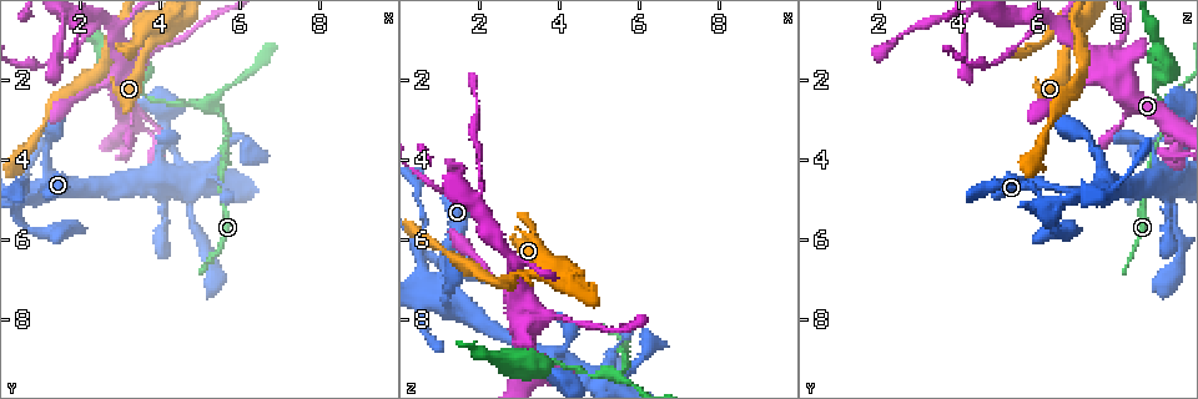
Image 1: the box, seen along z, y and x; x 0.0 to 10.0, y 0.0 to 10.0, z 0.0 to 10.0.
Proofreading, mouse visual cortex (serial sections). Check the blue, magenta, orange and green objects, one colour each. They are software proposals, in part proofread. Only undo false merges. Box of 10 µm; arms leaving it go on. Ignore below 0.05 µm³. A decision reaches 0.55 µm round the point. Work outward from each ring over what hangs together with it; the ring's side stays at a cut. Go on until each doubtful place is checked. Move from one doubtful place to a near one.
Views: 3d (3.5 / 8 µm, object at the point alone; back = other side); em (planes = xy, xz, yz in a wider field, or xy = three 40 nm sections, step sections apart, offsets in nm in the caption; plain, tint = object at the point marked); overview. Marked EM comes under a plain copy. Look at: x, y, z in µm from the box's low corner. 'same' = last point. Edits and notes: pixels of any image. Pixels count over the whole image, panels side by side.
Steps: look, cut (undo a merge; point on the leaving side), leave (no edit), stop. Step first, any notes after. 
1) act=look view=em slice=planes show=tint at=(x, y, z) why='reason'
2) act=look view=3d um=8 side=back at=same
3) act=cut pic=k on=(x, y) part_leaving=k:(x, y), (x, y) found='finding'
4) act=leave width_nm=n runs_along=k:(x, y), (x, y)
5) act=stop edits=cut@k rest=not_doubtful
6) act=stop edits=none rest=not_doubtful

act=look view=3d um=3.5 at=(2.10, 1.05, 5.65) why='calibre changes'

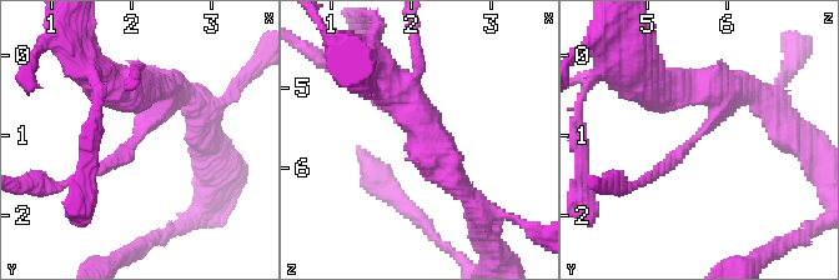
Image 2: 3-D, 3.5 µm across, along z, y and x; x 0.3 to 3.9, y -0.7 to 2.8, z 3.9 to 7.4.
act=look view=em slice=xy step=3 show=tint at=(2.05, 1.00, 5.65)

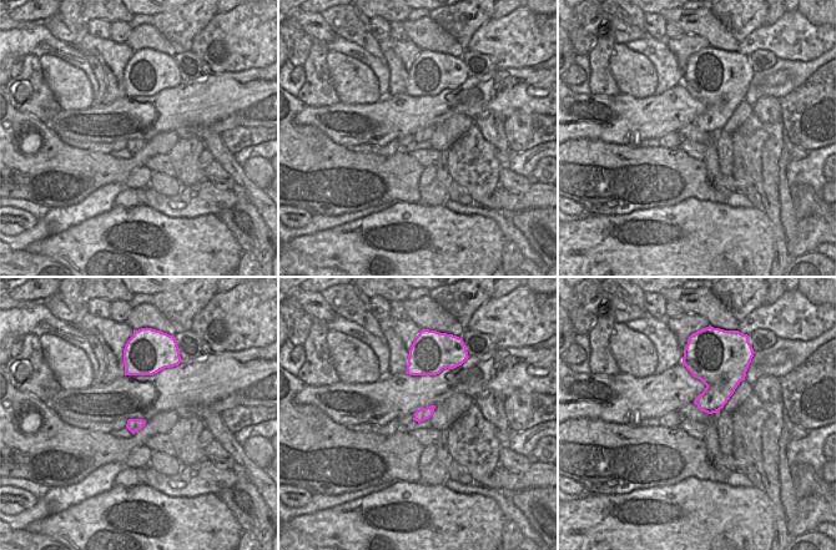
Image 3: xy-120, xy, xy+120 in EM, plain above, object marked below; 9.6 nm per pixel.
act=cut pic=2 on=(130, 155) width_nm=120 part_leaving=2:(706, 126), (668, 165), (636, 184) found='two cells meet here'

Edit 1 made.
act=look view=3d um=3.5 at=(3.90, 1.20, 7.90)

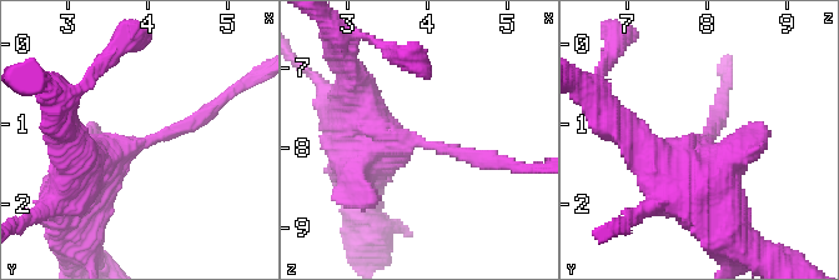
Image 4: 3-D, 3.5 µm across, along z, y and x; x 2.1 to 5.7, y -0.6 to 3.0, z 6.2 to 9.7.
act=look view=em slice=xy step=3 show=tint at=(3.85, 1.30, 7.90) arm_widths_nm=200,600

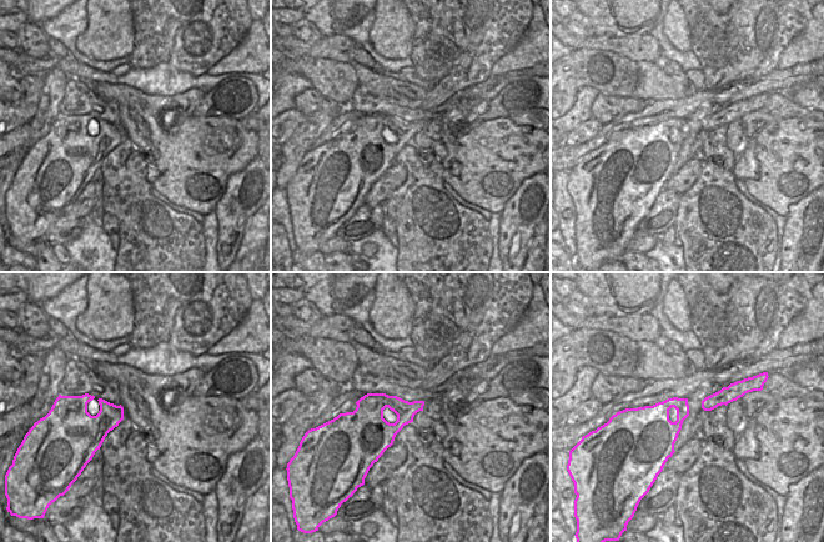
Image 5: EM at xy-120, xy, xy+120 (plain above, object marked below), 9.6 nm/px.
act=cut pic=4 on=(197, 119) border=5:(718, 391), (717, 405) found='a second cell is stuck on'

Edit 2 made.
act=look view=3d um=3.5 at=(5.20, 2.60, 9.35) why='abrupt turn'

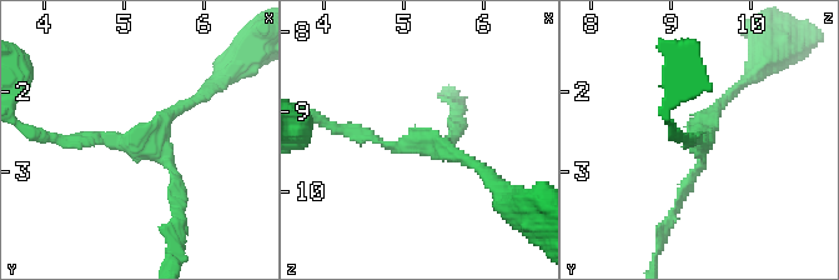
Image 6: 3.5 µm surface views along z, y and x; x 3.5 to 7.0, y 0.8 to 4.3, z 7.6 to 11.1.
act=look view=em slice=xy step=1 show=tint at=(5.25, 2.70, 9.35) arms=3 arm_widths_nm=100,100,200

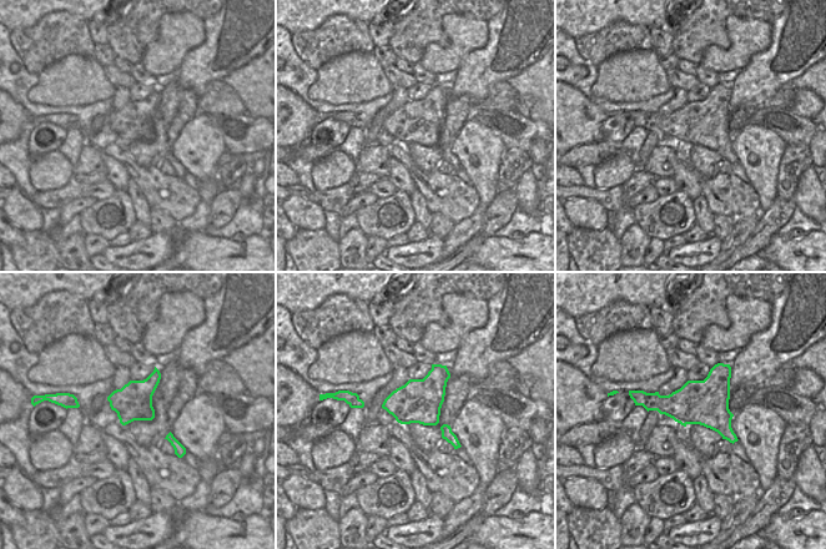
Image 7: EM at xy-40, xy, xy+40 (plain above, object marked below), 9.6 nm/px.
act=leave runs_along=6:(179, 206), (179, 175), (140, 141), (68, 141) found='all the same cell'

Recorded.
act=stop edits=cut@2,cut@4 rest=not_doubtful

